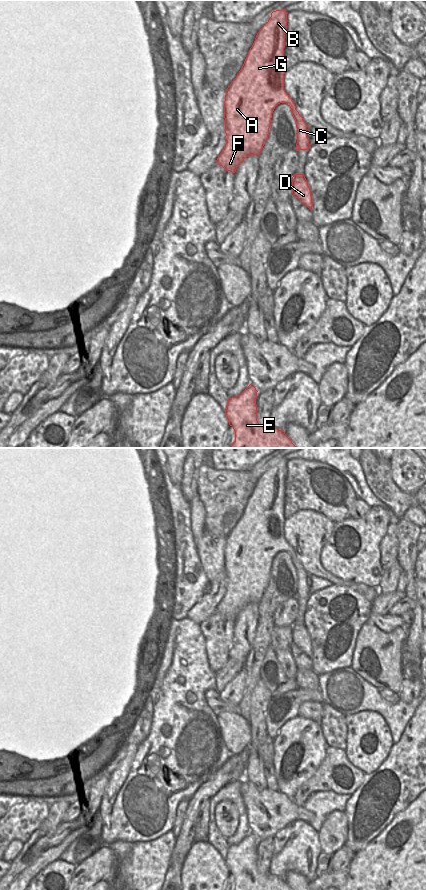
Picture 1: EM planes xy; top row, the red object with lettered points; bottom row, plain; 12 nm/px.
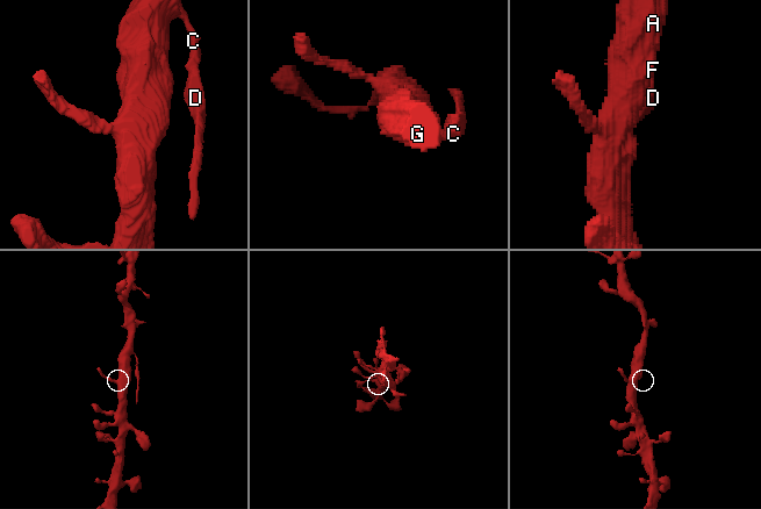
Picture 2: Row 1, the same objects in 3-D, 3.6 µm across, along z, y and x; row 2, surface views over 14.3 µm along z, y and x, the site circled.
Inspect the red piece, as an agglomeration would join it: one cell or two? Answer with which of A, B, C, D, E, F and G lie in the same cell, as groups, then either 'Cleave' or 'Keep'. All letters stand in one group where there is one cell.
Groups: A B E F G / C D. Cleave

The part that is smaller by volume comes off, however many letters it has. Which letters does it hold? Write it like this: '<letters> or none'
C, D

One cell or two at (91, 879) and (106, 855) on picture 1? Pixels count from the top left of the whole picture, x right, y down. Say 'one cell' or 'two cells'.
one cell

